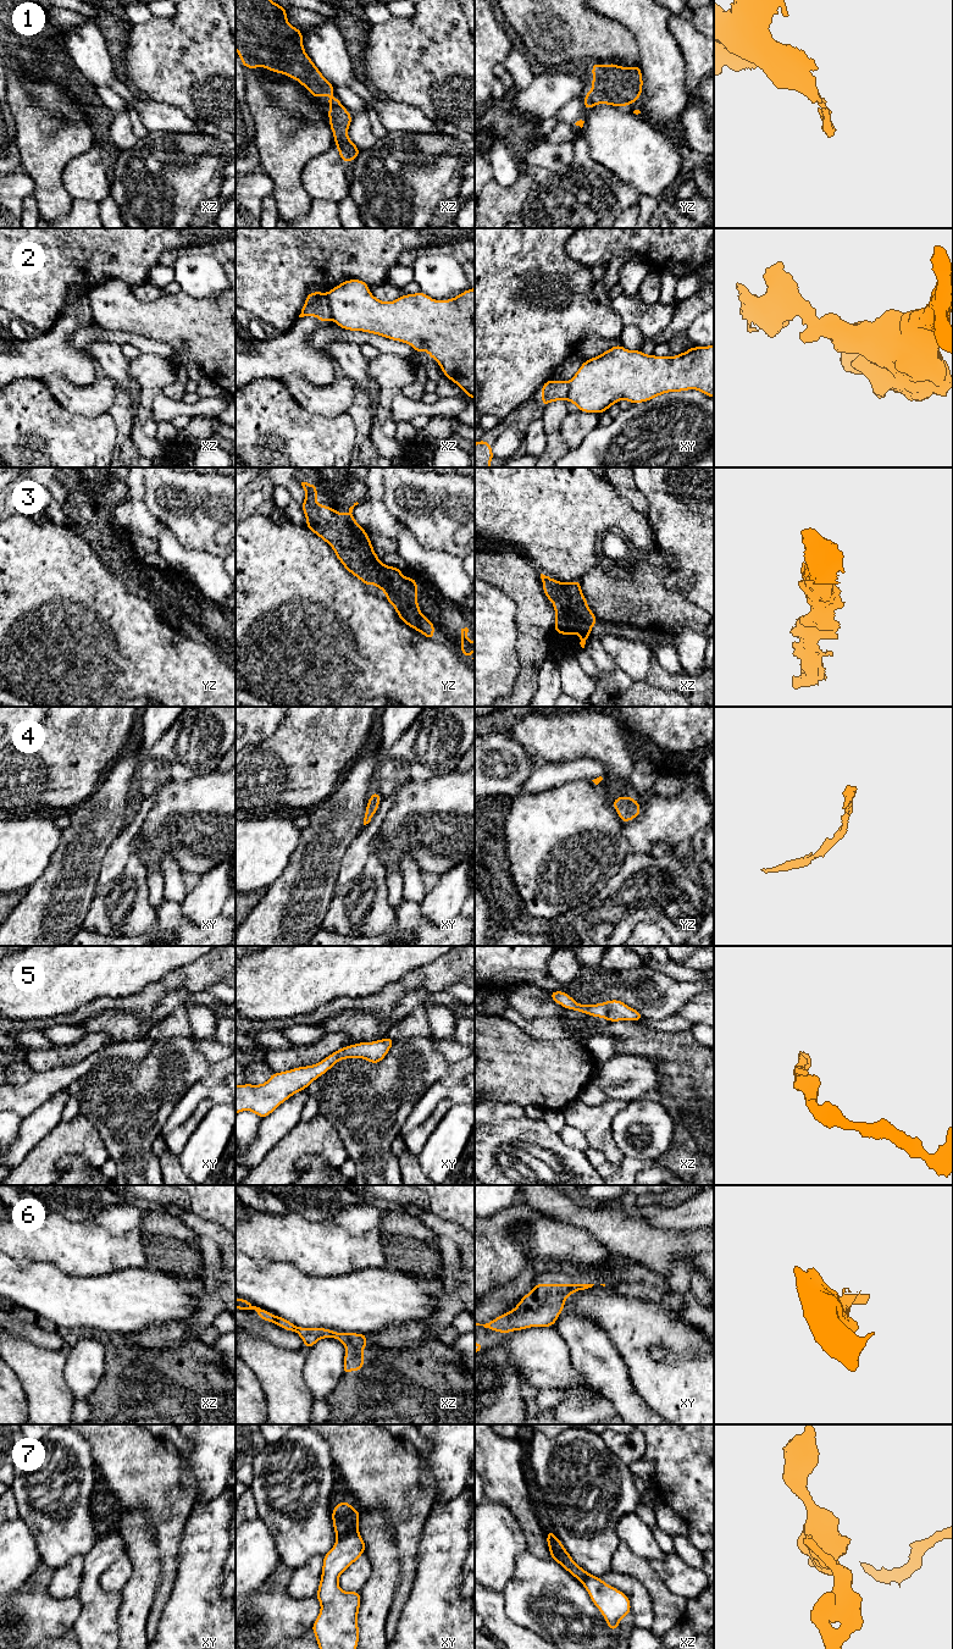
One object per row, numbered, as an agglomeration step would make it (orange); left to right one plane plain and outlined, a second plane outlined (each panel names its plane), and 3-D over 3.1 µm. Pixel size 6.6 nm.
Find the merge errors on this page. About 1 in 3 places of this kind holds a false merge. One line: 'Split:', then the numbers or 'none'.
Split: 2

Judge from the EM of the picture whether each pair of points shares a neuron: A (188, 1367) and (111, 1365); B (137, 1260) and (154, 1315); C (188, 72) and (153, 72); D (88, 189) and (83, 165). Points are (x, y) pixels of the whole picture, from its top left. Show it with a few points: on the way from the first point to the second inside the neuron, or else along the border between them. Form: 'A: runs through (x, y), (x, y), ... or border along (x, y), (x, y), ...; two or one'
A: runs through (169, 1367), (131, 1366); one
B: border along (147, 1266), (125, 1267), (111, 1273); two
C: runs through (179, 72), (161, 72); one
D: runs through (88, 183), (84, 171); one

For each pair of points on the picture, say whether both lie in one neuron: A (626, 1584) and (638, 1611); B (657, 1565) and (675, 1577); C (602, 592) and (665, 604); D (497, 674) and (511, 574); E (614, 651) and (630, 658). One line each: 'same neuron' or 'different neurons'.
A: same neuron
B: same neuron
C: same neuron
D: different neurons
E: same neuron

